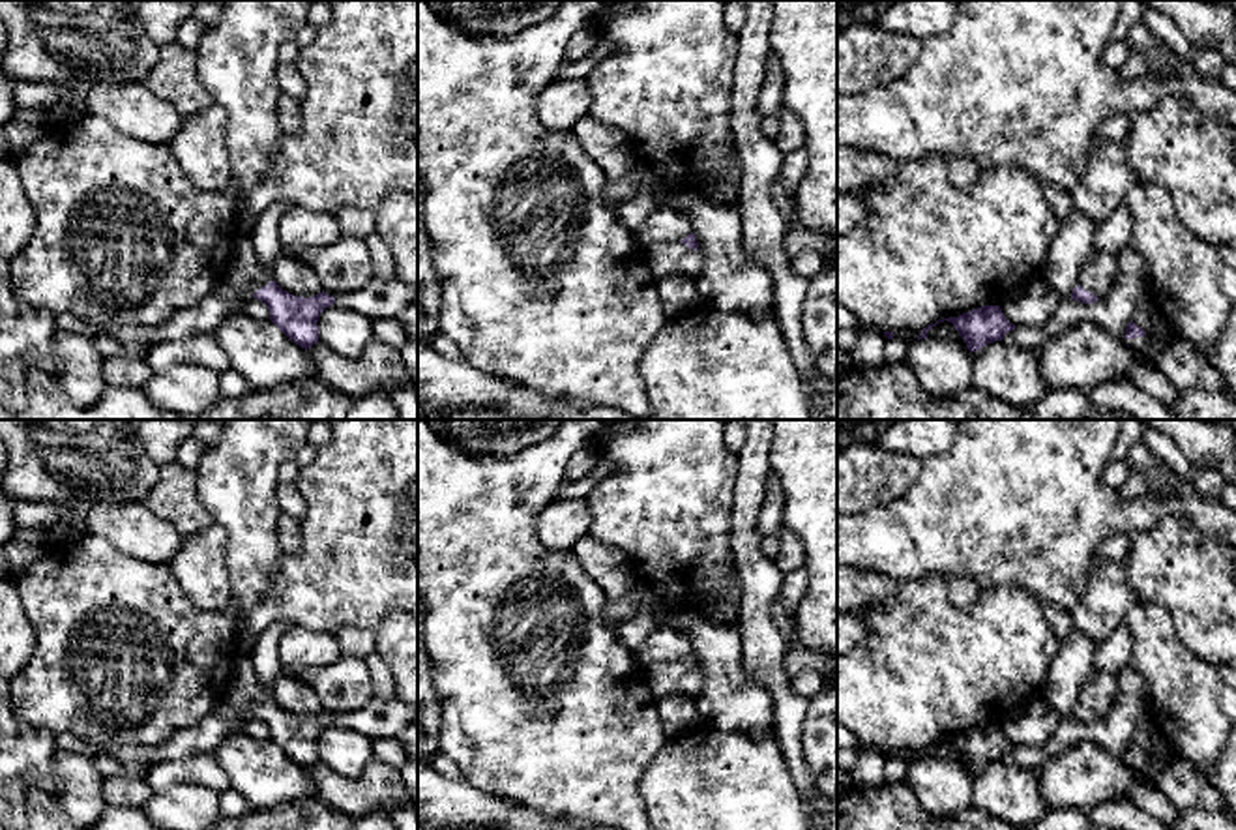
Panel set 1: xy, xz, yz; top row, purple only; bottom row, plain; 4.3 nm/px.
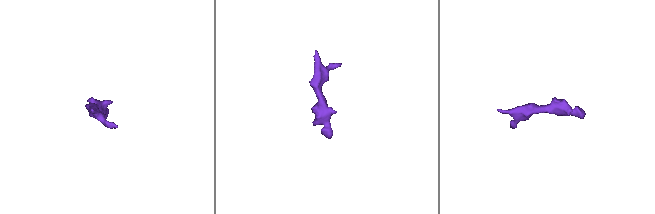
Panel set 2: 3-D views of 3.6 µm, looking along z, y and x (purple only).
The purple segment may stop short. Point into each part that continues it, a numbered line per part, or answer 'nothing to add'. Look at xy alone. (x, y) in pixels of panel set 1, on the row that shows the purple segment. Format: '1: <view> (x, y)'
1: xy (244, 270)

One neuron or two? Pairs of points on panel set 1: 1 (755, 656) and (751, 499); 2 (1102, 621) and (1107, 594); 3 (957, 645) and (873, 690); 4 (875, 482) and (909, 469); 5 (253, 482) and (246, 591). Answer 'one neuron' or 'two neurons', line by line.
1: one neuron
2: one neuron
3: one neuron
4: one neuron
5: one neuron

